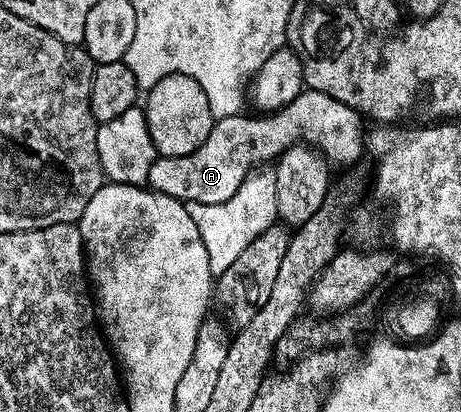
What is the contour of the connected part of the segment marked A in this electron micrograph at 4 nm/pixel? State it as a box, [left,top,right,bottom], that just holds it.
[146,144,251,205]

